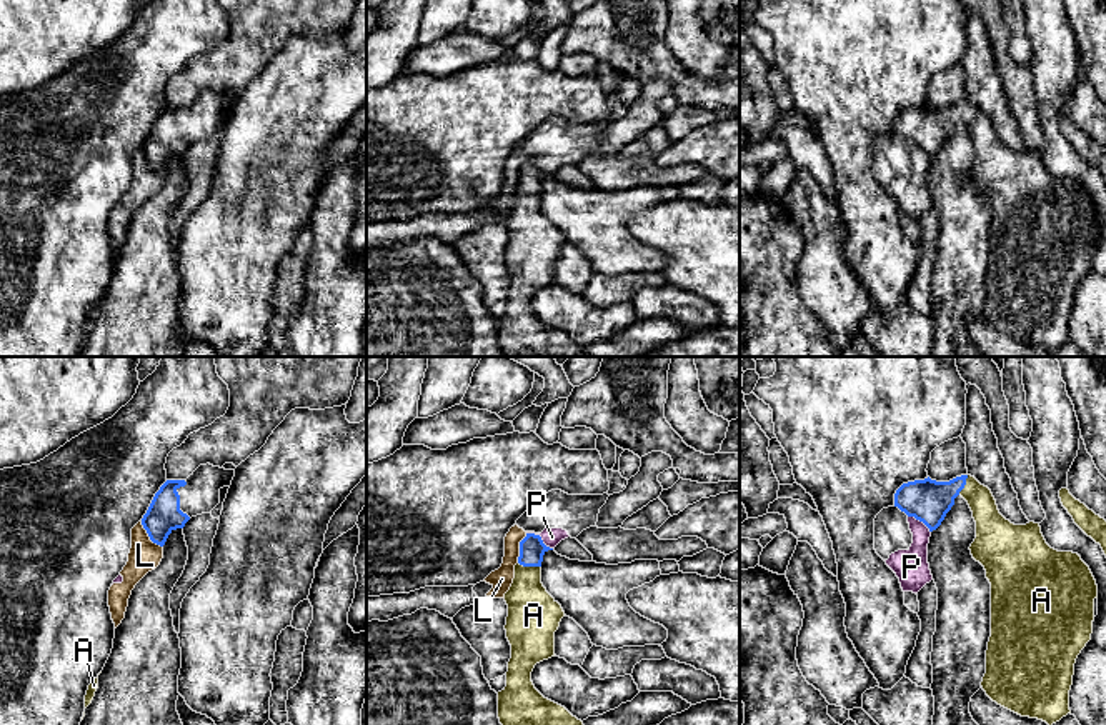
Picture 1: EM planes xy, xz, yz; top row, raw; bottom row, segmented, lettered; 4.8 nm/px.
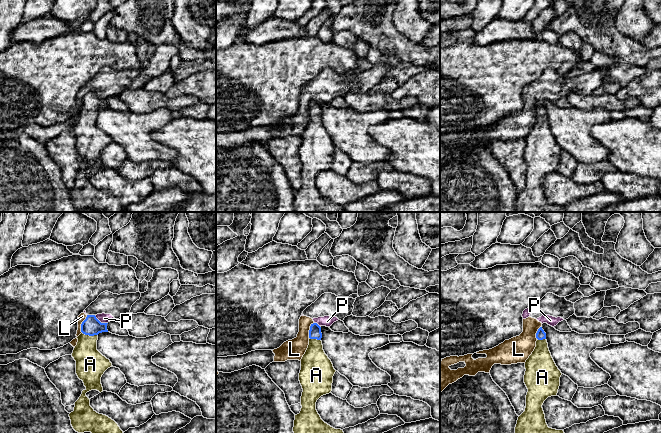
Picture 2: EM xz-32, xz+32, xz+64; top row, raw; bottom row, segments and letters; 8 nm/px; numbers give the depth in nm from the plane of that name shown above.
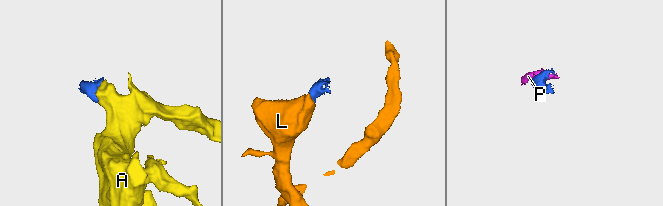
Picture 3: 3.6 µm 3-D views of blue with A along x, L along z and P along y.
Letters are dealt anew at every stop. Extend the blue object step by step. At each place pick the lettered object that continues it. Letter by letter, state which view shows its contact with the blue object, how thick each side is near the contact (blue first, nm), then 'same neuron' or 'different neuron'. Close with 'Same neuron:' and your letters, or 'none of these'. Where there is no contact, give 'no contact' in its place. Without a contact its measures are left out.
A: xz | 130/260 nm | same neuron
L: xy | 160/150 nm | different neuron
P: xz | 130/90 nm | different neuron
Same neuron: A

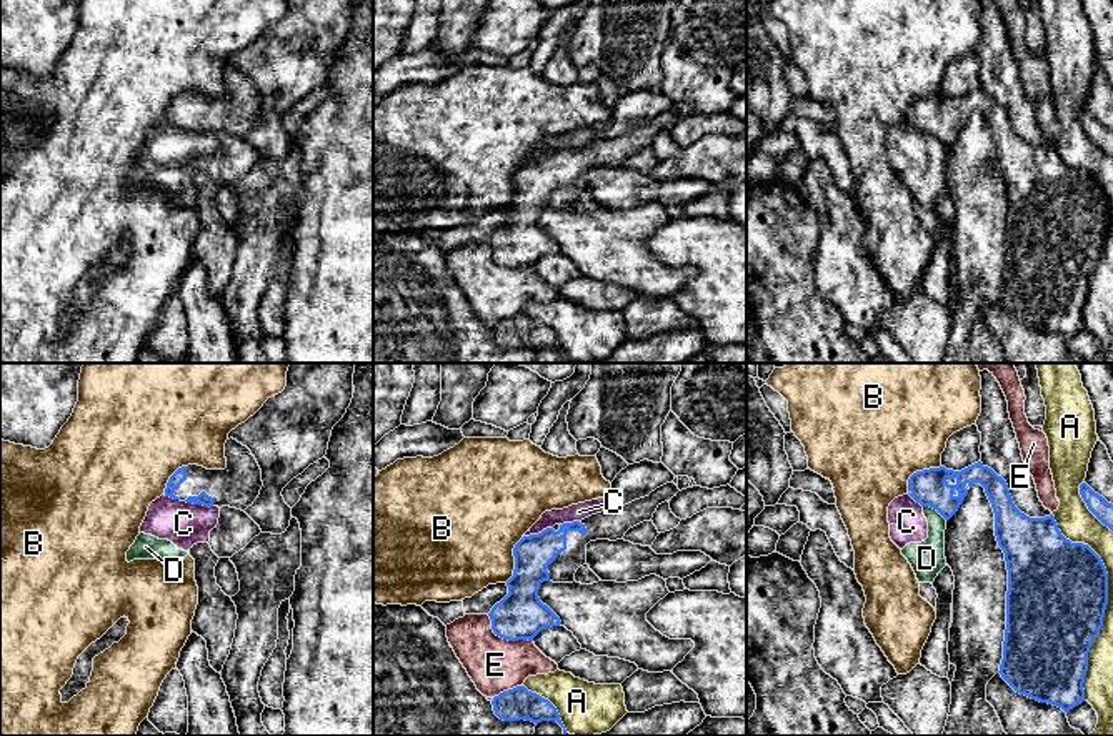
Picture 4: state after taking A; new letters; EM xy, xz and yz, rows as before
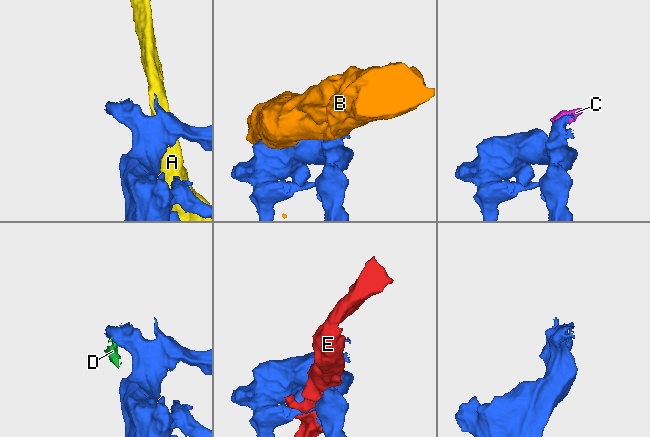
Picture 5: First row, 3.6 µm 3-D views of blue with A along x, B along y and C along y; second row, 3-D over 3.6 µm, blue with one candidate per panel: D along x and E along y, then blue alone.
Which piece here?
A: yz | 480/110 nm | different neuron
B: xz | 220/460 nm | different neuron
C: xz | 180/80 nm | different neuron
D: yz | 180/170 nm | different neuron
E: xz | 240/260 nm | different neuron
Same neuron: none of these

